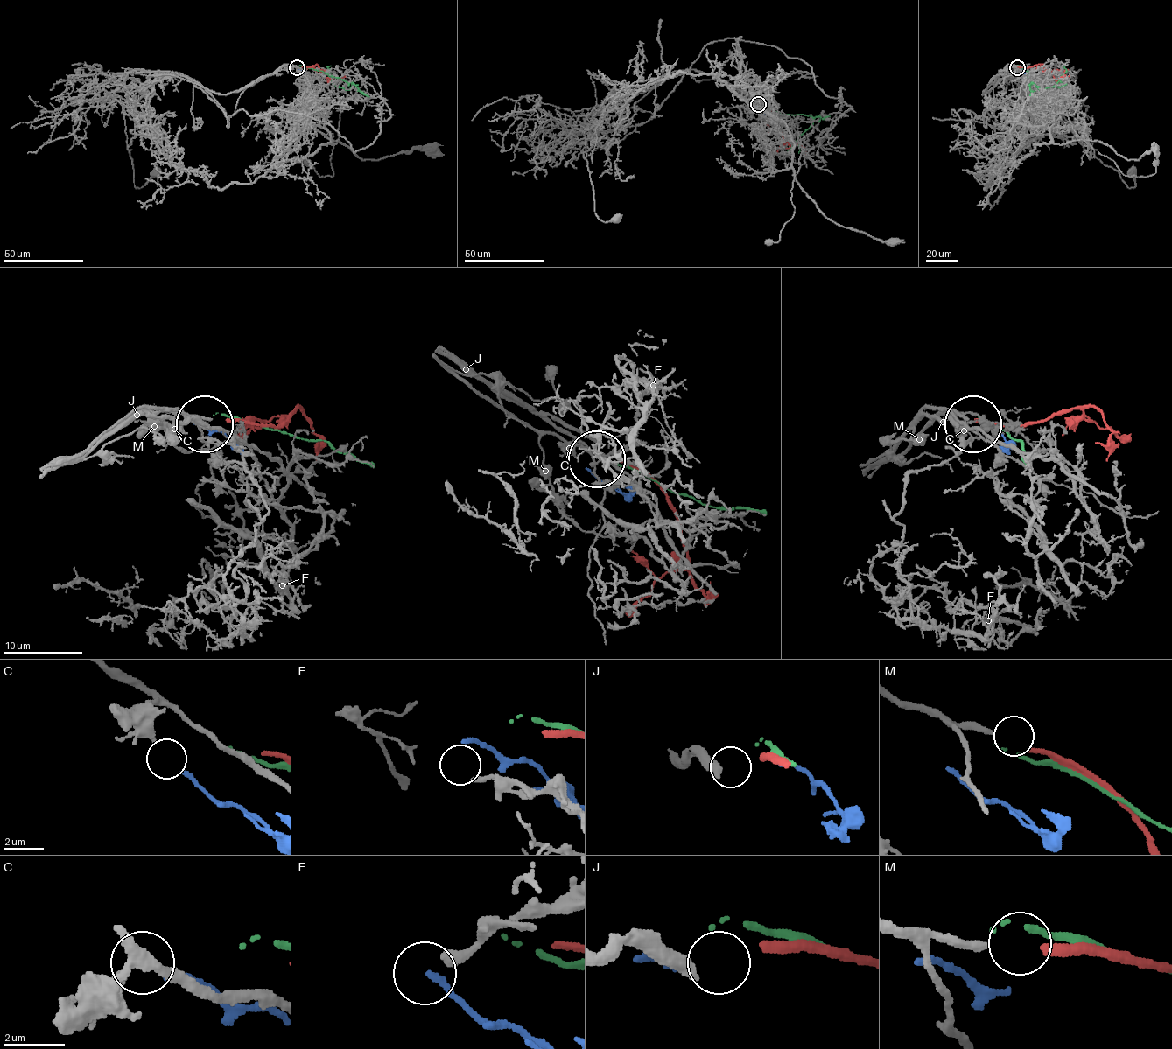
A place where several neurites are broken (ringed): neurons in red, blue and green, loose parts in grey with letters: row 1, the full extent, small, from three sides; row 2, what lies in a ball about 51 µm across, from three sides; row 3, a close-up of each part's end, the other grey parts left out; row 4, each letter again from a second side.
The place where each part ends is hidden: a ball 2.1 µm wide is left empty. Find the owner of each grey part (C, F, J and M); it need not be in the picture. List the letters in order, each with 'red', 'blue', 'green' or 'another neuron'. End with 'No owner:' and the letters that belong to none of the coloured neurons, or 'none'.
C: blue
F: another neuron
J: another neuron
M: red
No owner: F, J

